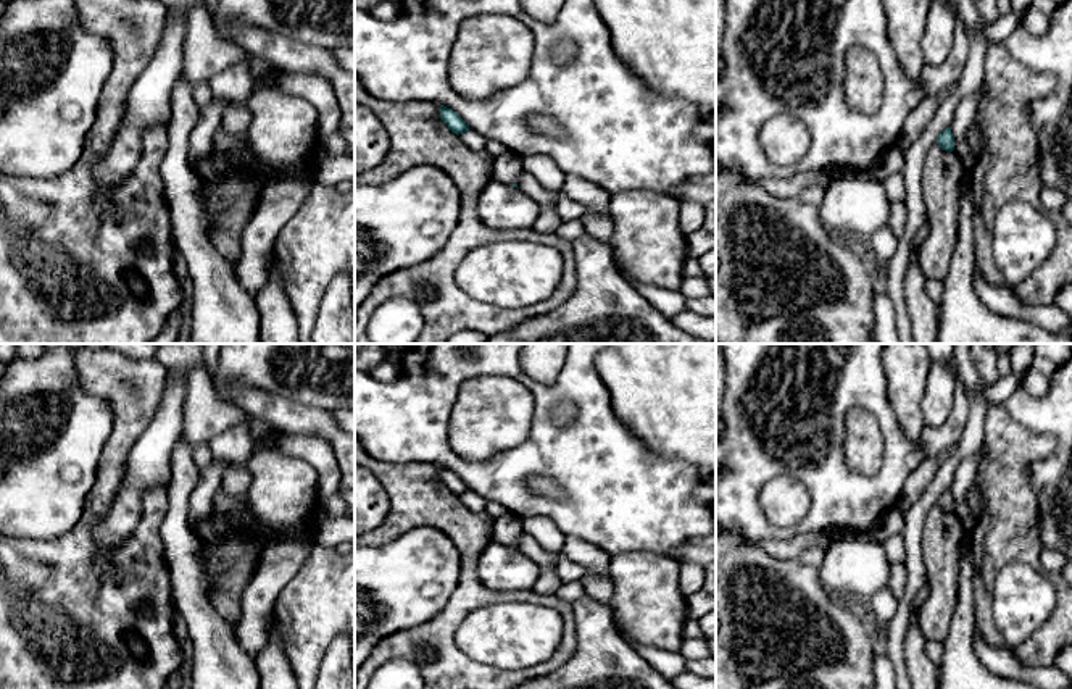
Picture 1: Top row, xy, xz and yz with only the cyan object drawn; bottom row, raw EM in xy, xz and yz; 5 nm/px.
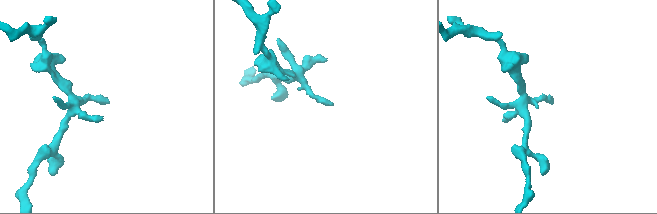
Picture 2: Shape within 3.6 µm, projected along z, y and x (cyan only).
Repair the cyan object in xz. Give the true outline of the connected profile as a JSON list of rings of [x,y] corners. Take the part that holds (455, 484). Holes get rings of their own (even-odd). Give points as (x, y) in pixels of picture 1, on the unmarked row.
[[[440,466],[440,481],[456,497],[459,497],[469,491],[469,487],[463,482],[463,479],[456,473],[453,473],[451,470],[447,470],[443,466]]]

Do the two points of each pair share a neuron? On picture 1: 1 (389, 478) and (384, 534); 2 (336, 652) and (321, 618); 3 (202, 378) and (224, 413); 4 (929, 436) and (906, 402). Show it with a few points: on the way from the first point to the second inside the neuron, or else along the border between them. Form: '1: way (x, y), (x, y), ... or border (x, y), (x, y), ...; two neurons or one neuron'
1: way (398, 492), (398, 520); one neuron
2: border (337, 634), (316, 672); two neurons
3: way (202, 388), (202, 392), (215, 405); one neuron
4: border (924, 426), (919, 442); two neurons

